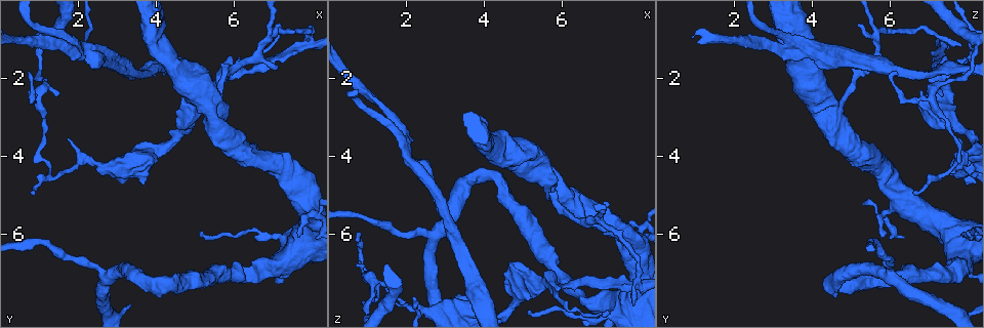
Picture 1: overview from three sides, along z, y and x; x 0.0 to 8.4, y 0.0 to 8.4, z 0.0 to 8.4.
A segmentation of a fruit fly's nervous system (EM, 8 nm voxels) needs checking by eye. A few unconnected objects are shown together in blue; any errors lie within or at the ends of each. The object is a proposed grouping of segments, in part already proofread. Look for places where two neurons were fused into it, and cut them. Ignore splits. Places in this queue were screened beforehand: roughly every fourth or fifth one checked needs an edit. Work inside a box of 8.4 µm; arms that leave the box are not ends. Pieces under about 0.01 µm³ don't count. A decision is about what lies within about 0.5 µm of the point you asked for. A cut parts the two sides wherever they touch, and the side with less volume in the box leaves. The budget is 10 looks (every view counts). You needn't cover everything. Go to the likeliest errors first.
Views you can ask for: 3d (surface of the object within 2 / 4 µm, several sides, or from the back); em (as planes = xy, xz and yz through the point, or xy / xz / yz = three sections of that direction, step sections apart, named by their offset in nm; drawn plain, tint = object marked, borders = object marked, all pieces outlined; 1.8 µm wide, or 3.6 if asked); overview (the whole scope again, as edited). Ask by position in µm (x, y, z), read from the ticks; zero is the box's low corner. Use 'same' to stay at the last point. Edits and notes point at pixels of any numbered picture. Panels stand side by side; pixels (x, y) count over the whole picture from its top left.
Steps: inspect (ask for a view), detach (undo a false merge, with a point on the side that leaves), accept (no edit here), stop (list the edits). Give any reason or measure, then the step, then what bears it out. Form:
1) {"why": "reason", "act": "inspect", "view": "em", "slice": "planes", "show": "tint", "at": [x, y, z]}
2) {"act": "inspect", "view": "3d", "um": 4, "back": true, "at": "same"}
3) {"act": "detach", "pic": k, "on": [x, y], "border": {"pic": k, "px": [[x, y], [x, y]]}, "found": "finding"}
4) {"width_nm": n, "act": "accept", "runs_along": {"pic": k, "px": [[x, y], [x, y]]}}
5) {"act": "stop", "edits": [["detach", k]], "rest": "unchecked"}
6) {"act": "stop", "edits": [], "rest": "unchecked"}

{"why": "branch point", "act": "inspect", "view": "3d", "um": 4, "at": [7.95, 1.05, 7.30]}

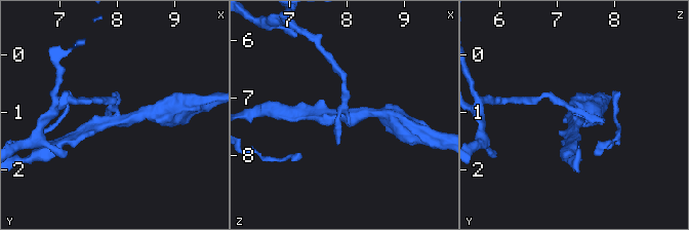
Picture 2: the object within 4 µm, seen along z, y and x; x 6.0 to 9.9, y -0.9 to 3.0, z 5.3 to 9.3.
{"why": "now the EM", "act": "inspect", "view": "em", "slice": "planes", "show": "plain", "at": [7.95, 1.10, 7.35]}

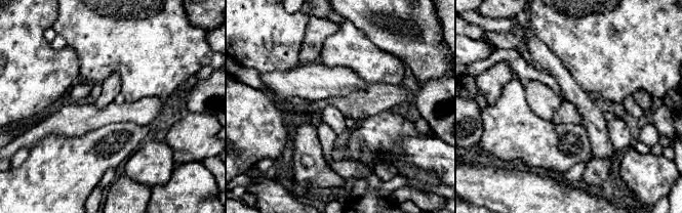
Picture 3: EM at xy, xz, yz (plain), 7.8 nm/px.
{"why": "what lies round it", "act": "inspect", "view": "em", "slice": "planes", "show": "borders", "at": "same"}

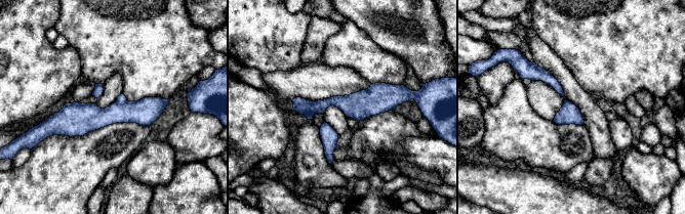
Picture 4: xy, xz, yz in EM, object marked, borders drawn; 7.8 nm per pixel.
{"width_nm": 160, "act": "detach", "pic": 4, "on": [145, 112], "part_leaving": {"pic": 4, "px": [[165, 101], [145, 112], [52, 118]]}, "found": "a second neuron is stuck on"}

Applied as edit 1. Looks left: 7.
{"why": "redraw", "act": "inspect", "view": "overview"}

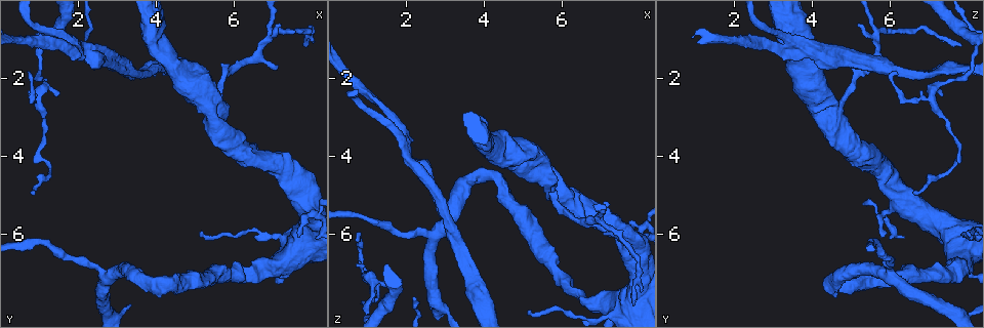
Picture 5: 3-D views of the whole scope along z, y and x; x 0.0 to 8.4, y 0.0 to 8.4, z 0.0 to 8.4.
{"why": "calibre changes", "act": "inspect", "view": "em", "slice": "planes", "show": "plain", "at": [1.00, 2.45, 7.10]}

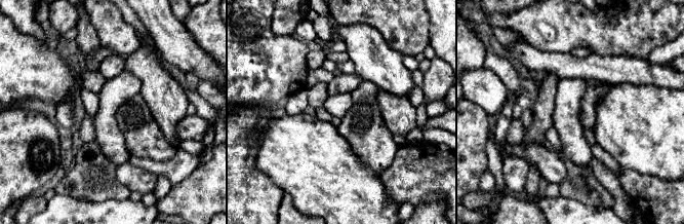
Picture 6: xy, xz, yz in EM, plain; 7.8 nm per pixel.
{"why": "what lies round it", "act": "inspect", "view": "em", "slice": "planes", "show": "borders", "at": "same"}

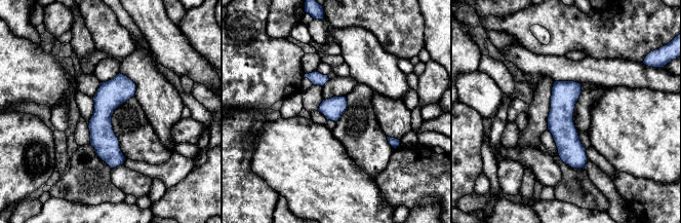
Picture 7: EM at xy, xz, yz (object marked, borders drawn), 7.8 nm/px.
{"act": "accept", "runs_along": {"pic": 7, "px": [[120, 76], [104, 107], [113, 164]]}, "found": "all the same neuron"}

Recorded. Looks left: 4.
{"act": "inspect", "view": "3d", "um": 4, "at": [4.05, 1.75, 7.90]}

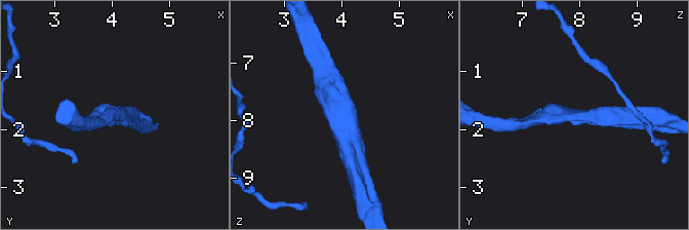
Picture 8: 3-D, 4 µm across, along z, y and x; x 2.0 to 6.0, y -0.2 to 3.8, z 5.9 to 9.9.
{"why": "shape alone is not enough", "act": "inspect", "view": "em", "slice": "yz", "step": 4, "show": "tint", "at": [4.05, 1.70, 7.95]}

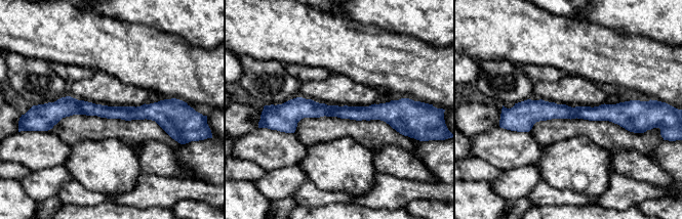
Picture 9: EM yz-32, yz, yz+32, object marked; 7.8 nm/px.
{"act": "inspect", "view": "em", "slice": "planes", "show": "tint", "at": "same"}

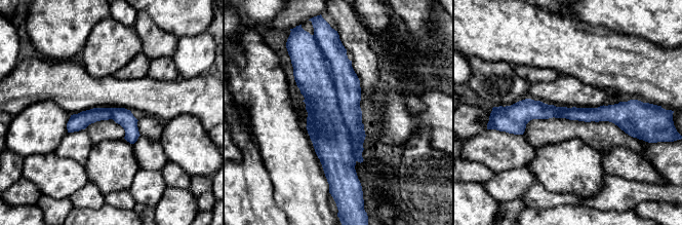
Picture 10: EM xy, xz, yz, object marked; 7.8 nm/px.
{"act": "detach", "pic": 10, "on": [347, 83], "part_leaving": {"pic": 10, "px": [[327, 52], [348, 85], [360, 159]]}, "found": "a second neuron is stuck on"}

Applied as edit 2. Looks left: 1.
{"act": "stop", "edits": [["detach", 4], ["detach", 10]], "rest": "unchecked"}

